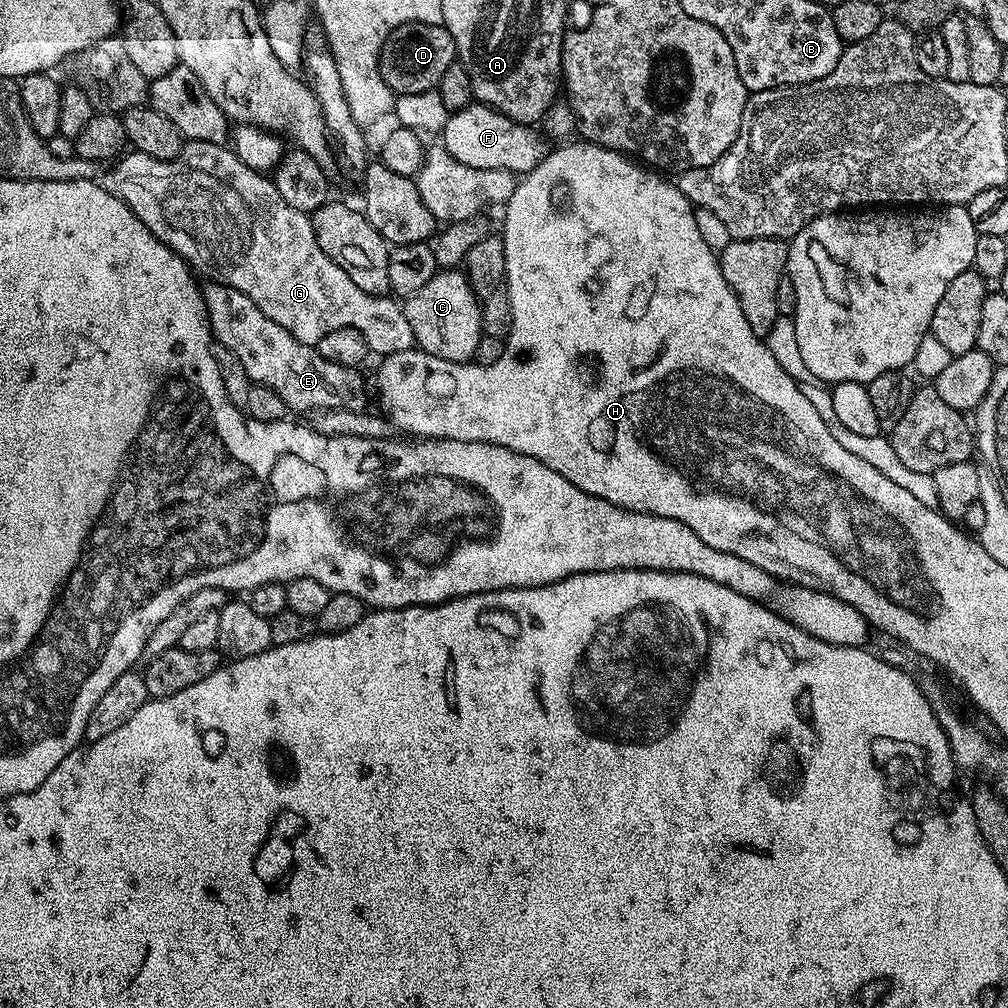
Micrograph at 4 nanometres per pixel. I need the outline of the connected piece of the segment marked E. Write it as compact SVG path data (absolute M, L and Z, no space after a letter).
M208 282L203 285L202 295L215 343L221 349L229 348L236 355L233 356L235 363L244 367L253 384L274 390L274 394L286 402L289 413L315 414L326 408L358 412L365 407L363 371L338 366L322 358L313 345L298 342L290 330L282 330L278 322L266 318L266 314L242 294L242 290L234 290L229 284Z

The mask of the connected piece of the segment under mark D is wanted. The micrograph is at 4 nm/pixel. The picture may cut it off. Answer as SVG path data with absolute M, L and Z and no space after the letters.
M415 20L398 25L386 38L380 51L380 73L386 86L390 86L396 96L422 94L439 89L442 74L446 74L446 70L450 70L457 60L454 38L450 38L443 23L427 24Z

